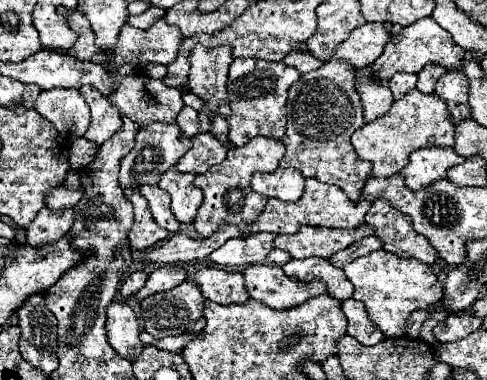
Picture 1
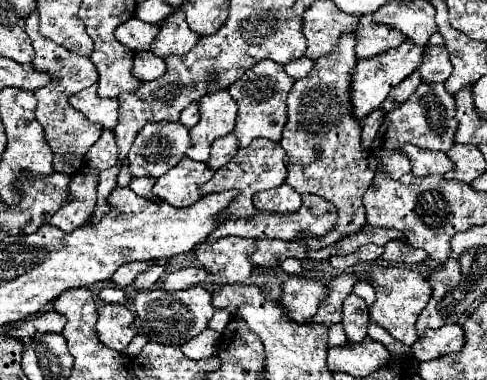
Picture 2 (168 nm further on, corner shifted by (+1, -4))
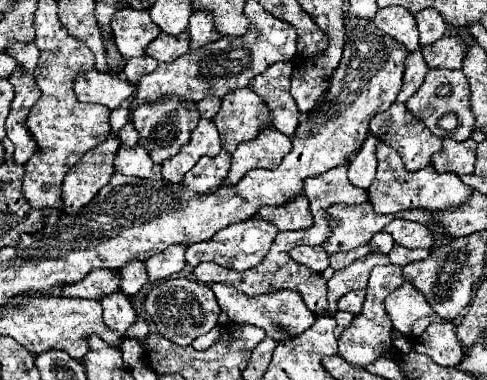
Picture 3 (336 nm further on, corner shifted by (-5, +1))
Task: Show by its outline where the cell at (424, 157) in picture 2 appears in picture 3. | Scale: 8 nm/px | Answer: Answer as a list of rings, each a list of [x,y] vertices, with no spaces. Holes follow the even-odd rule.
[[[394,102],[390,110],[374,116],[374,118],[370,120],[370,132],[372,132],[378,140],[382,140],[382,142],[388,144],[390,148],[394,148],[394,150],[402,156],[402,160],[404,160],[404,164],[406,164],[408,170],[424,168],[426,164],[430,164],[430,156],[432,156],[434,152],[442,150],[442,140],[436,138],[420,120],[416,120],[416,118],[408,112],[408,108],[406,108],[404,104],[398,104],[398,102]]]

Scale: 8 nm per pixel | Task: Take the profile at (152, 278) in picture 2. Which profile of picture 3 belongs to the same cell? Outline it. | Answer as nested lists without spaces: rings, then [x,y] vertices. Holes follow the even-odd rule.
[[[174,244],[174,248],[166,248],[166,252],[160,252],[158,256],[150,256],[150,260],[146,260],[148,280],[156,282],[156,280],[164,280],[178,274],[186,266],[184,250],[186,246]]]

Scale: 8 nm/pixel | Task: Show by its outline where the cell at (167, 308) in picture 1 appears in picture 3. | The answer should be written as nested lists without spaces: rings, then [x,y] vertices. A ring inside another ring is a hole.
[[[170,278],[152,286],[152,290],[146,294],[144,306],[148,312],[150,332],[160,334],[180,346],[188,346],[198,336],[210,332],[218,324],[218,314],[220,314],[212,288],[208,284],[188,278]]]

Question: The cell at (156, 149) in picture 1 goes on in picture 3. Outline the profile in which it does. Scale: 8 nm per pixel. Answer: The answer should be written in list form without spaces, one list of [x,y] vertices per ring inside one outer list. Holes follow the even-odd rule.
[[[168,96],[168,98],[158,98],[154,102],[142,102],[142,106],[136,106],[132,112],[132,122],[140,134],[138,144],[150,152],[150,158],[156,164],[162,164],[164,160],[172,158],[190,140],[190,132],[200,122],[200,114],[194,102]]]

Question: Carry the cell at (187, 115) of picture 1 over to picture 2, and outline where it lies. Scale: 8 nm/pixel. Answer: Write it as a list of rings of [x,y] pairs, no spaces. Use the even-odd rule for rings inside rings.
[[[190,103],[182,113],[180,113],[180,123],[188,129],[192,129],[196,123],[198,123],[198,105],[196,103]]]

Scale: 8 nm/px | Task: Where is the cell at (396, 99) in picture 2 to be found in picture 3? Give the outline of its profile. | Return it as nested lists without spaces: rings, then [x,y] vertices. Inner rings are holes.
[[[418,48],[410,52],[406,58],[406,68],[404,68],[404,84],[402,84],[402,90],[398,92],[396,102],[406,102],[422,86],[426,72],[428,72],[428,66],[422,58],[422,50]]]

